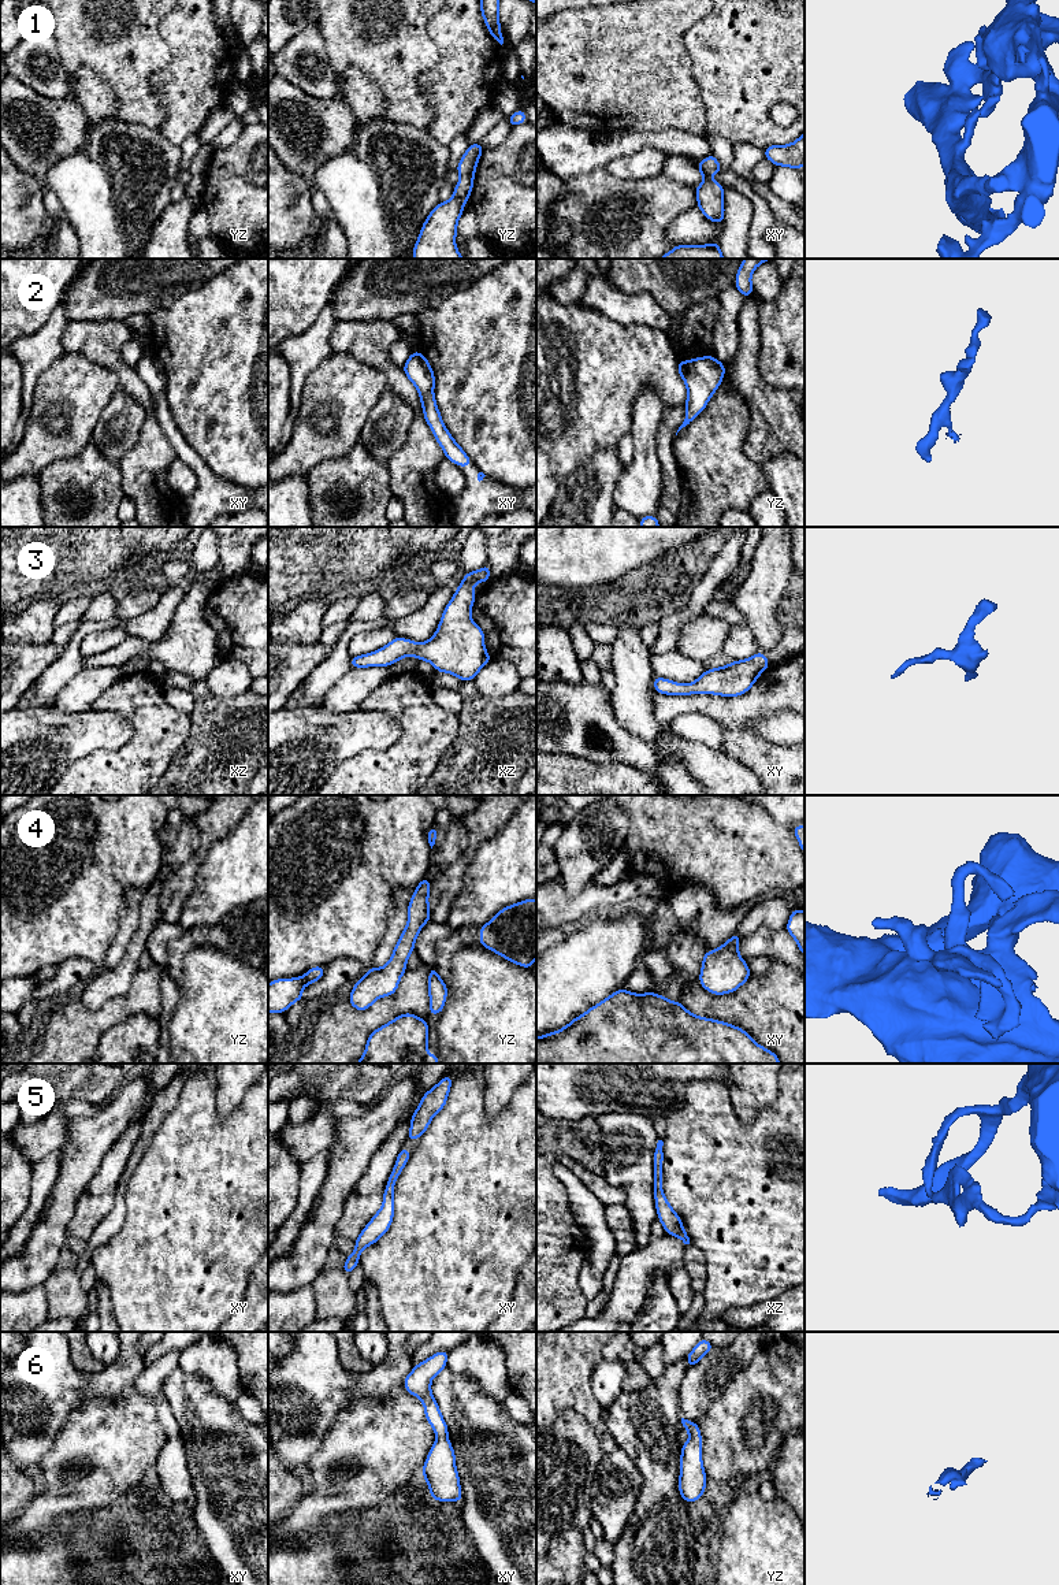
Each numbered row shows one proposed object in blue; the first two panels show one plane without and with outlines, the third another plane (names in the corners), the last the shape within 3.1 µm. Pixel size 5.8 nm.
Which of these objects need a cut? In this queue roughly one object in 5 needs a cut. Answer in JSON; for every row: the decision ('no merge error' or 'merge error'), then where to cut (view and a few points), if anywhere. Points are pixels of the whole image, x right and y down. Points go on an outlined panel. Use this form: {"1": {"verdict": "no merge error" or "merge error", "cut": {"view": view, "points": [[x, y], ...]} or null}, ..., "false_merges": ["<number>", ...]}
{"1": {"verdict": "no merge error", "cut": null}, "2": {"verdict": "no merge error", "cut": null}, "3": {"verdict": "no merge error", "cut": null}, "4": {"verdict": "no merge error", "cut": null}, "5": {"verdict": "no merge error", "cut": null}, "6": {"verdict": "no merge error", "cut": null}, "false_merges": []}

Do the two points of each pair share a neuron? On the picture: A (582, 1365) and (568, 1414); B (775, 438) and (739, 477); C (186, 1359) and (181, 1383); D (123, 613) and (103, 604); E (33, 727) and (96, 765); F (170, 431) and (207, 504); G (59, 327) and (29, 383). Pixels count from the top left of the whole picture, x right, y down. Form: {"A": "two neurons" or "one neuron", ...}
{"A": "two neurons", "B": "two neurons", "C": "two neurons", "D": "two neurons", "E": "two neurons", "F": "one neuron", "G": "one neuron"}

